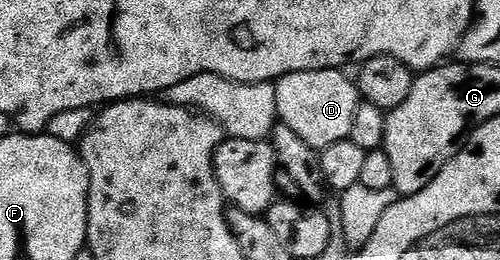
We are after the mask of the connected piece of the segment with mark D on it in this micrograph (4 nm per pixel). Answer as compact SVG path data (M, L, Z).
M343 69L307 70L282 76L275 83L278 96L278 118L316 151L325 150L338 140L350 138L354 112L360 107L361 97L357 83L344 75Z

